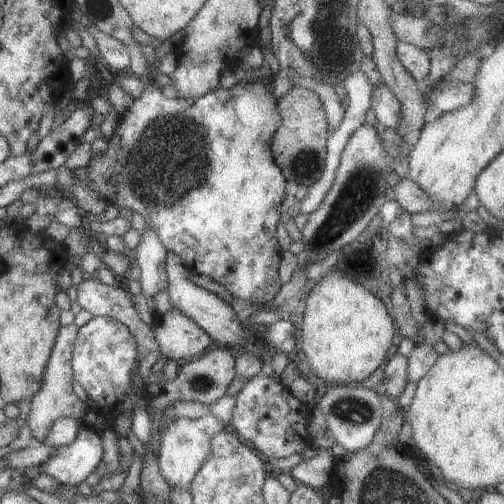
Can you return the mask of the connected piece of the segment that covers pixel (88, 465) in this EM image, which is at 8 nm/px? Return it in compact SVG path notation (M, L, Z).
M83 424L80 428L78 437L72 444L66 447L60 447L59 452L54 454L47 462L44 462L40 468L44 472L47 483L62 483L64 485L79 485L93 472L100 464L100 457L104 455L102 448L101 433L95 432L94 428Z

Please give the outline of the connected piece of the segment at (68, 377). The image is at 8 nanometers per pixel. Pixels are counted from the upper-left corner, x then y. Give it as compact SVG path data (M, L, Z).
M75 324L62 326L58 334L50 361L46 366L44 381L38 393L31 399L30 413L27 423L32 431L33 443L42 443L50 433L52 426L60 419L71 417L82 419L89 411L86 404L76 396L72 389L73 369L71 361L73 358L73 349L77 340L79 328Z

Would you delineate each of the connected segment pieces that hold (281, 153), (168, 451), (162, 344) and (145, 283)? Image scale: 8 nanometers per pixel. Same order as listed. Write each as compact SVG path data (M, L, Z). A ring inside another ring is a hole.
M293 87L277 100L281 126L274 132L271 150L276 165L288 181L312 185L324 172L327 155L327 140L330 136L324 106L311 88Z
M212 414L198 418L198 420L182 417L170 422L166 426L165 432L161 434L161 450L157 456L160 473L164 481L171 487L190 491L194 476L211 452L209 444L211 437L225 430L225 428L225 423L222 420L218 420L216 416L212 416Z
M175 305L152 326L162 358L179 363L204 355L213 339Z
M148 227L140 234L141 242L135 248L135 258L142 275L140 276L140 284L142 285L142 293L144 297L154 299L156 294L164 291L168 287L170 274L168 273L167 256L169 254L166 248L161 244L161 239L153 227Z

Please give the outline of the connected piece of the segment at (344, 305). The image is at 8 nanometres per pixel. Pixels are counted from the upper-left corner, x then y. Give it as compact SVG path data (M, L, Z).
M335 268L313 287L305 300L301 331L302 352L310 369L320 379L339 384L358 383L370 377L393 348L395 321L385 301Z

